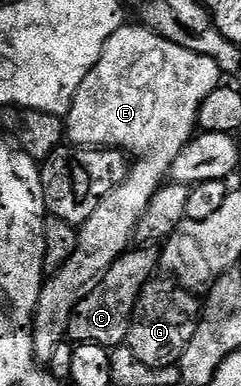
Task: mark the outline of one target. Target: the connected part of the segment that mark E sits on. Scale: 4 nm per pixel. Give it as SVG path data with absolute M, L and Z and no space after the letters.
M126 23L115 30L115 34L111 34L111 38L103 46L99 62L95 62L87 78L83 78L73 105L69 108L67 140L70 145L79 148L116 148L133 161L129 177L118 188L111 190L111 194L107 194L95 214L91 214L91 218L80 225L77 234L79 246L75 246L75 254L71 254L67 266L52 273L42 283L37 312L33 316L33 345L37 359L41 362L47 362L51 358L55 346L66 343L71 314L77 303L101 281L107 269L123 253L129 251L137 234L139 220L143 218L143 210L147 210L153 195L166 183L167 177L172 173L175 158L179 158L179 154L198 131L199 106L207 98L207 94L218 88L223 80L221 67L211 58L183 50L183 46L175 46L175 42L163 38L159 33L134 24Z

